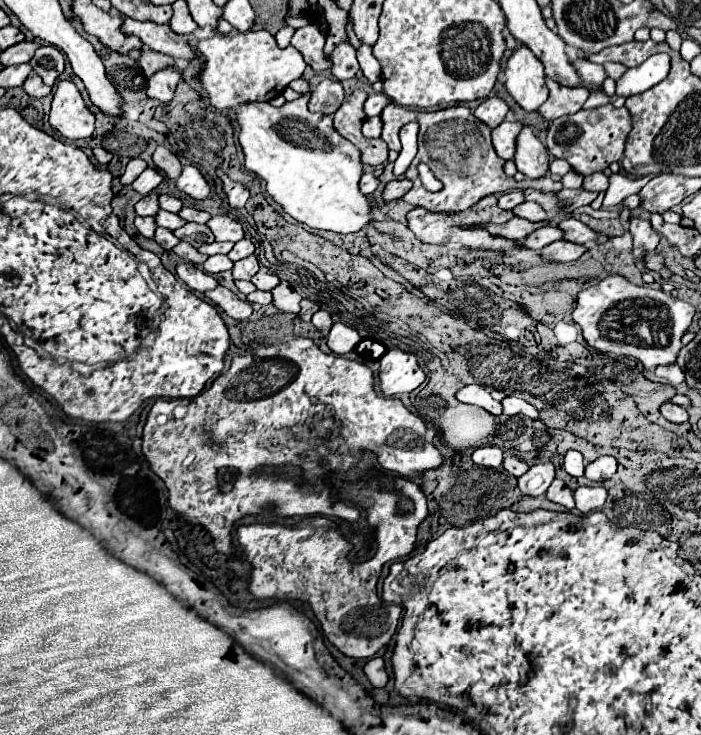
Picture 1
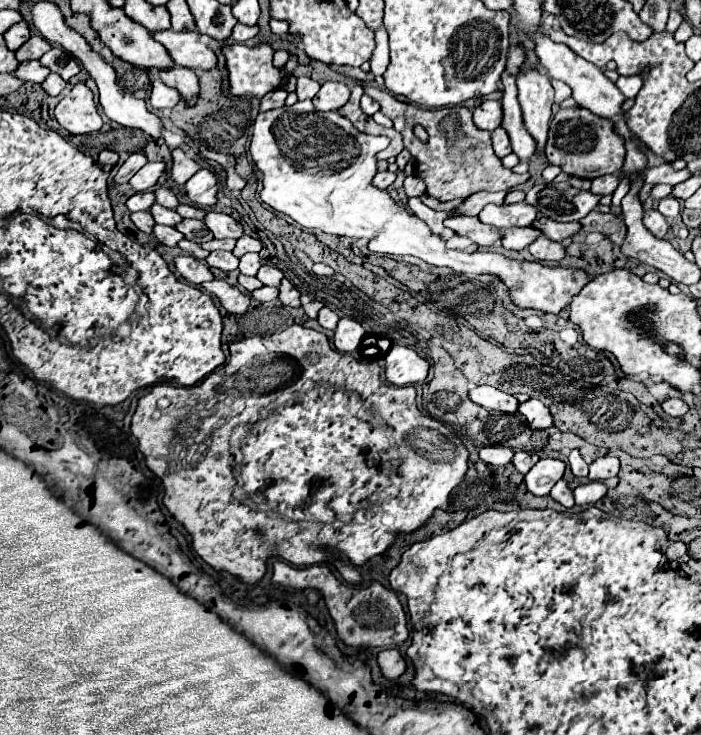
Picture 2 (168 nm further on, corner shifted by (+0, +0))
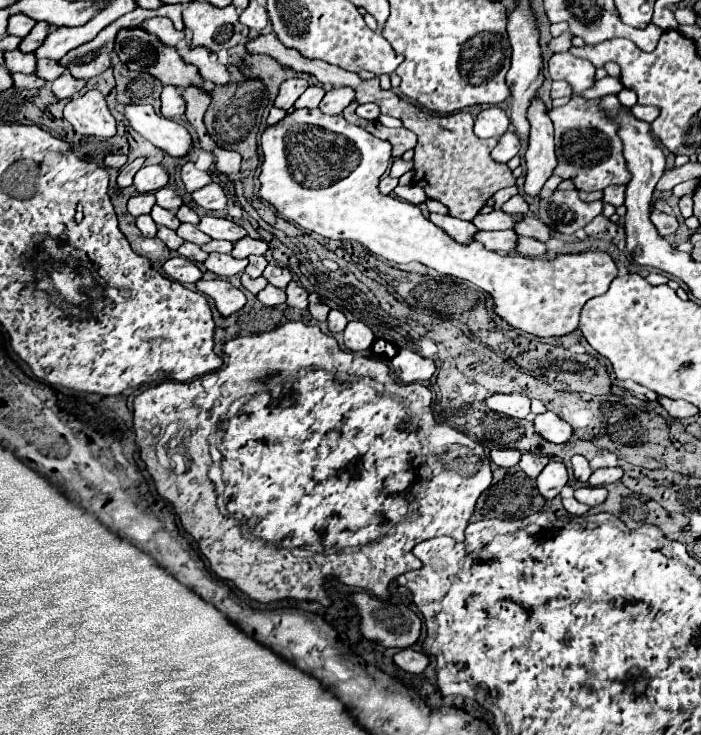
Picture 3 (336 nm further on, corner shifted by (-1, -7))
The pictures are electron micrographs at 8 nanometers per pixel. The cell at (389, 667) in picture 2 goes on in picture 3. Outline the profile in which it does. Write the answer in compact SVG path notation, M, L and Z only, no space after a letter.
M404 648L398 654L394 654L394 664L408 674L420 674L428 666L428 656L412 648Z

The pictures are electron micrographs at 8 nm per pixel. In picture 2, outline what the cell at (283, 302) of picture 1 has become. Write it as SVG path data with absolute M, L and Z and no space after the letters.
M283 279L279 289L281 289L279 299L281 299L283 305L287 305L287 307L299 307L299 305L301 305L301 301L299 301L299 291L291 285L289 279Z

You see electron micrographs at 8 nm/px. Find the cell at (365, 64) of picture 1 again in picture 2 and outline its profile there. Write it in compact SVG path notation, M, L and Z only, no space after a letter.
M381 25L377 31L375 31L375 41L377 41L377 47L373 51L373 57L371 57L371 71L375 73L375 77L383 75L387 65L389 65L389 45L387 45L387 31L385 27Z

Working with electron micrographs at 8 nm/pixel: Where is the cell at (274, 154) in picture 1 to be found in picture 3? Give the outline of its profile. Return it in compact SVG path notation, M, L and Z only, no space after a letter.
M306 108L306 110L294 110L292 114L286 114L278 124L268 126L268 128L262 132L262 172L260 172L260 184L262 184L262 186L260 186L260 198L262 198L264 202L268 202L284 220L288 220L290 224L294 224L294 226L298 226L298 228L302 228L302 230L306 230L306 232L314 232L314 234L324 236L324 238L328 238L328 240L354 240L354 242L360 242L366 250L370 250L370 254L382 256L384 260L390 260L390 262L394 262L394 264L420 262L420 264L424 264L424 266L428 266L428 268L434 268L434 270L440 272L440 274L450 274L450 276L454 276L454 278L468 280L468 282L476 284L478 288L482 288L484 292L488 292L488 294L494 298L494 312L496 312L498 316L502 316L508 324L512 324L512 326L518 328L518 330L524 330L524 332L530 332L530 334L538 334L538 336L562 336L562 334L568 334L568 332L576 330L576 328L578 328L578 316L580 316L582 306L584 306L590 298L604 294L604 292L608 290L610 282L618 276L618 268L616 268L612 256L606 254L606 252L598 252L598 250L590 250L590 252L582 252L582 254L570 254L570 256L564 256L564 254L562 254L562 256L556 256L556 258L552 258L552 260L546 260L546 258L528 258L528 256L520 256L520 254L508 256L508 254L490 252L490 250L486 250L486 248L484 248L480 242L476 242L476 240L474 240L470 246L458 244L458 242L456 242L454 238L450 238L442 228L434 226L428 218L424 218L418 206L408 204L408 202L402 202L402 200L394 200L392 196L384 196L384 194L378 192L378 182L380 182L382 174L386 172L386 168L388 168L388 164L390 164L390 152L392 152L392 146L390 146L388 142L384 142L384 140L380 140L380 138L368 134L368 132L366 132L364 128L360 128L360 126L354 126L354 124L346 122L346 120L342 118L342 114L338 114L338 116L326 116L326 114L322 114L318 108L316 108L316 110L308 110L308 108Z

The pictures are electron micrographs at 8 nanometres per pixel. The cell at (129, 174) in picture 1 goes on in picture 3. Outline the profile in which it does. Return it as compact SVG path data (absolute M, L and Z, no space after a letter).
M136 158L134 162L130 162L130 164L122 166L122 170L120 170L120 174L118 174L118 186L120 186L120 188L130 186L130 184L132 184L134 174L136 174L142 166L144 166L144 158Z

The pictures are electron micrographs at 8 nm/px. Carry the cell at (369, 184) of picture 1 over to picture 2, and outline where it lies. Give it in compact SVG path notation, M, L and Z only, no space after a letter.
M379 171L375 175L375 179L373 179L373 185L379 187L379 189L387 189L393 181L395 181L395 173L391 173L391 171Z

